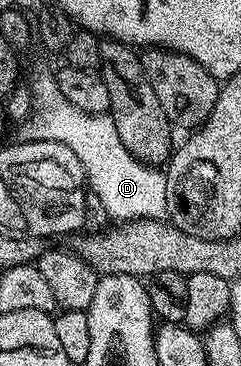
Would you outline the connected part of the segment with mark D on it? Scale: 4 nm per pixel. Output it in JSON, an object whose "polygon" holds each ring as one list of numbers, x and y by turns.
{"polygon":[[43,67,34,71,31,77,31,95,33,97,33,119,29,123,29,131,25,133,26,140,28,141,61,141,64,145,69,145,71,151,75,151,75,155,79,155,82,161,85,162,87,166,87,177,91,182,91,189,97,192,97,197,101,200,101,205,110,213,113,217,118,217,118,222,121,223,132,223,135,221,140,221,142,219,161,219,166,216,167,213,167,183,165,182,165,173,162,170,157,170,153,168,152,164,140,161,134,153,132,153,127,146,119,139,118,128,115,127,112,116,108,114,91,114,83,112,81,108,75,107,69,100,65,99,61,90,59,90,59,85,57,83,56,74,50,69,47,70]]}

